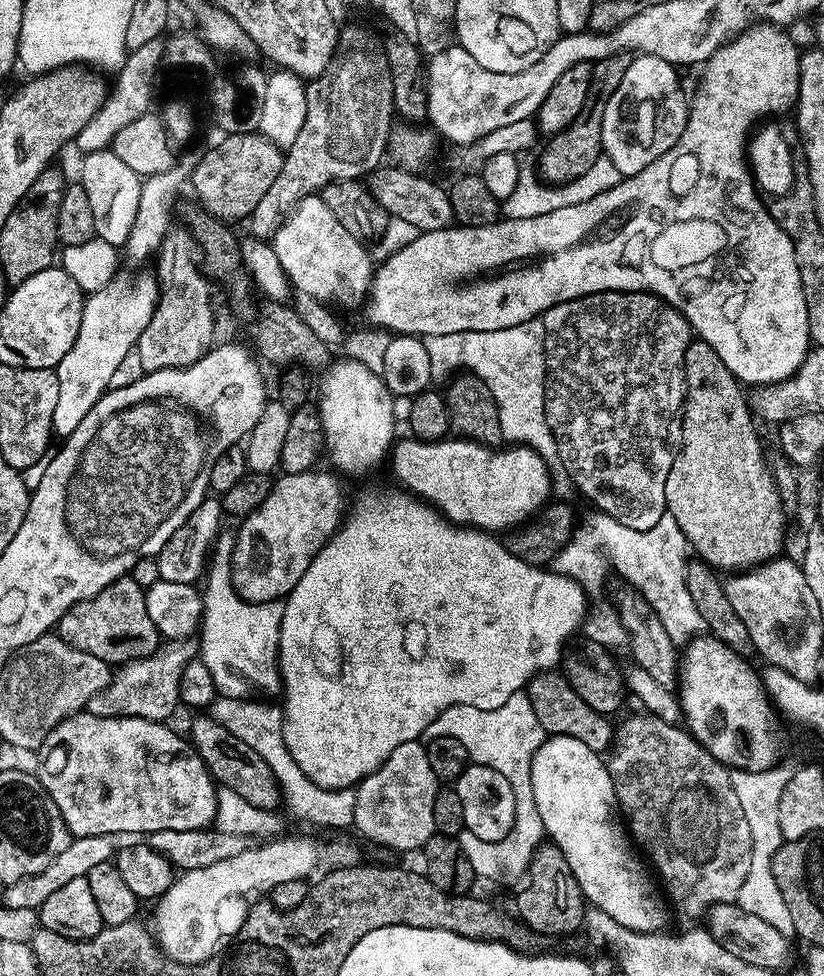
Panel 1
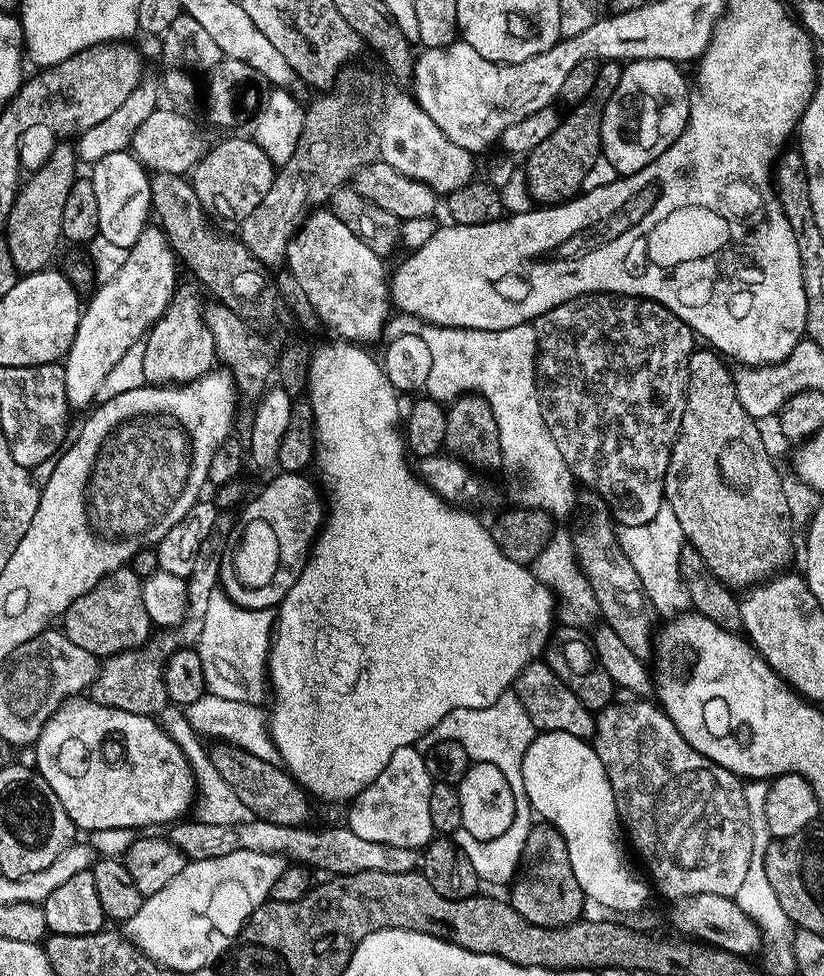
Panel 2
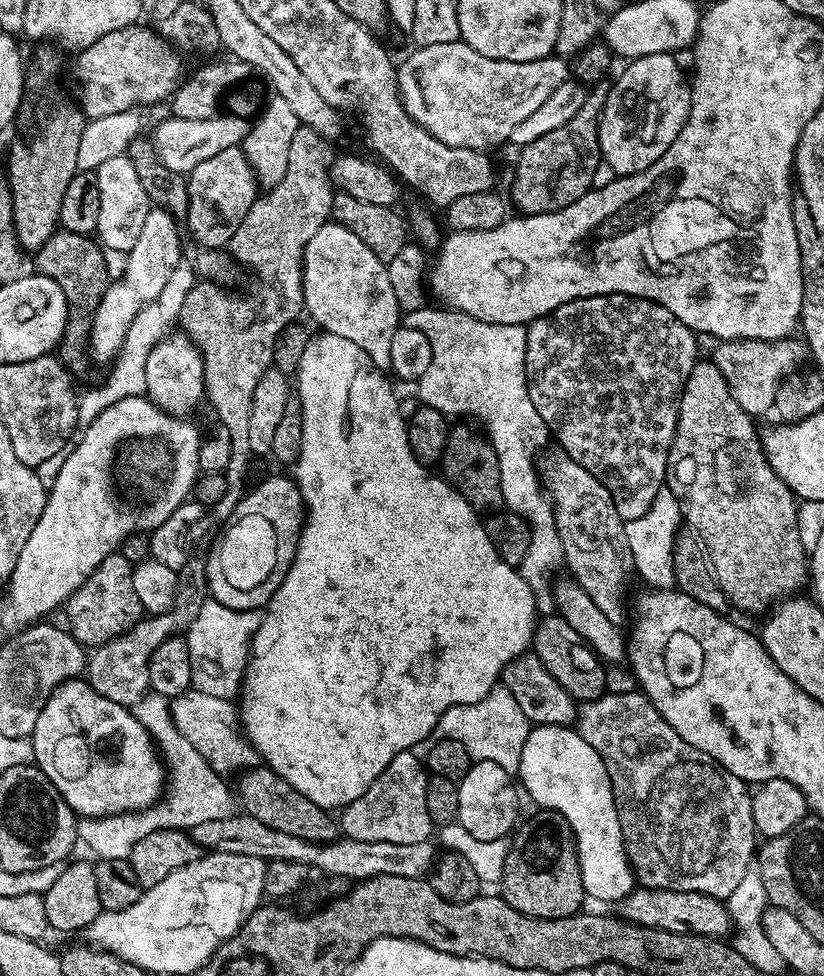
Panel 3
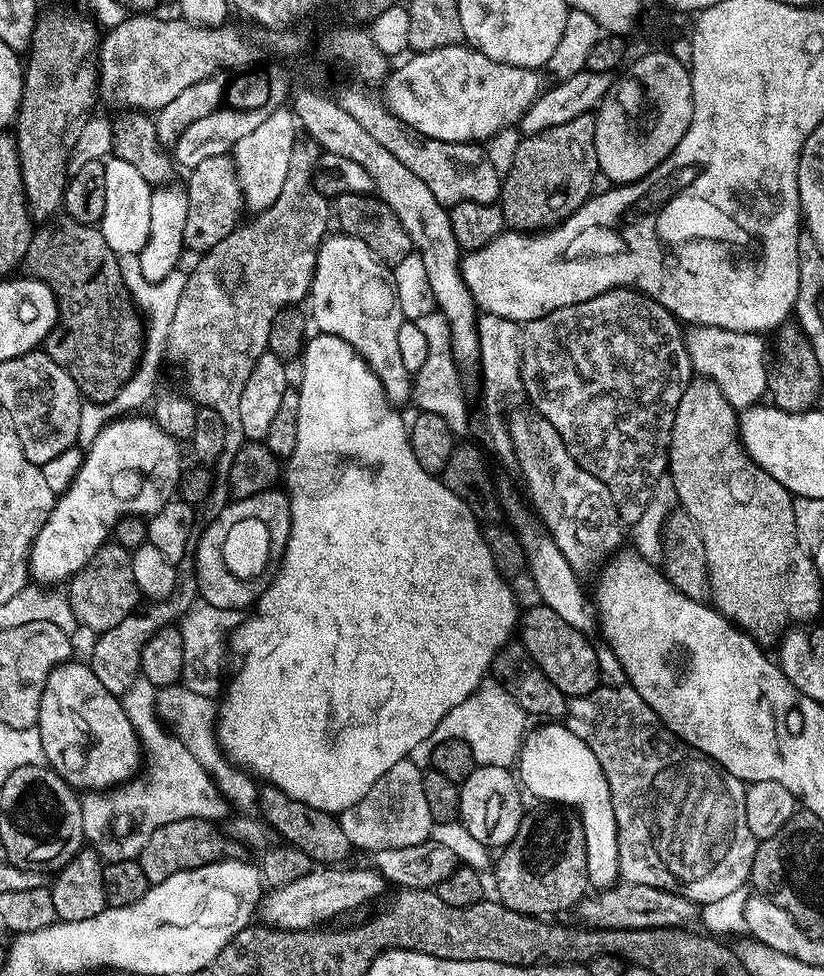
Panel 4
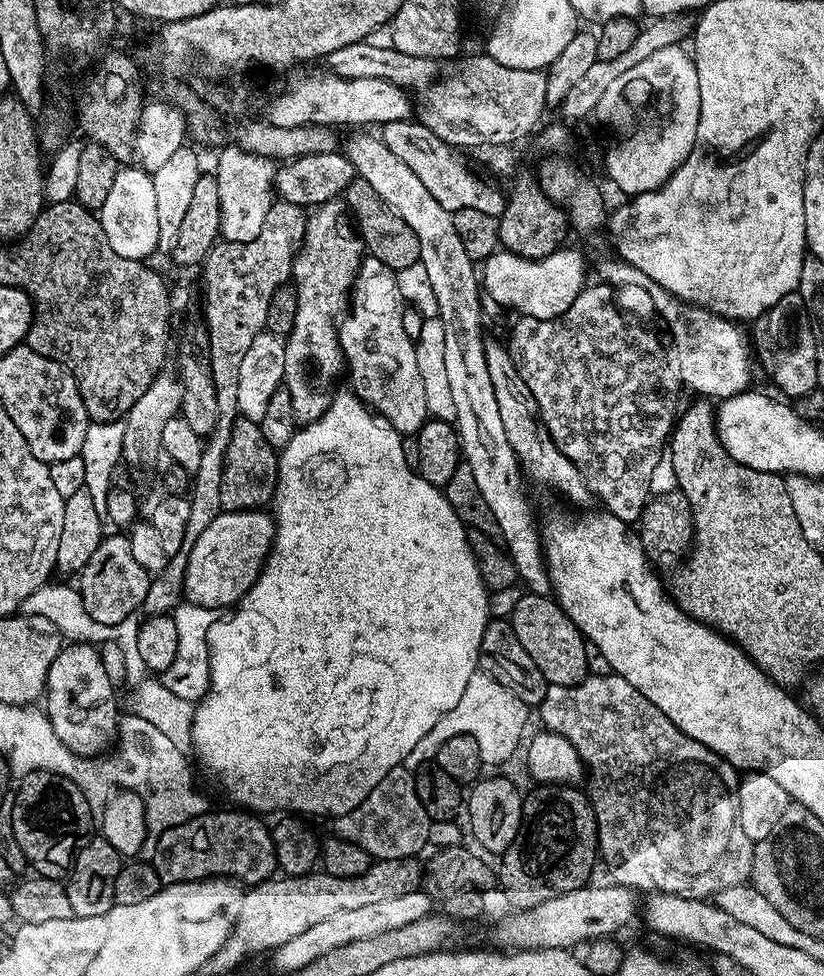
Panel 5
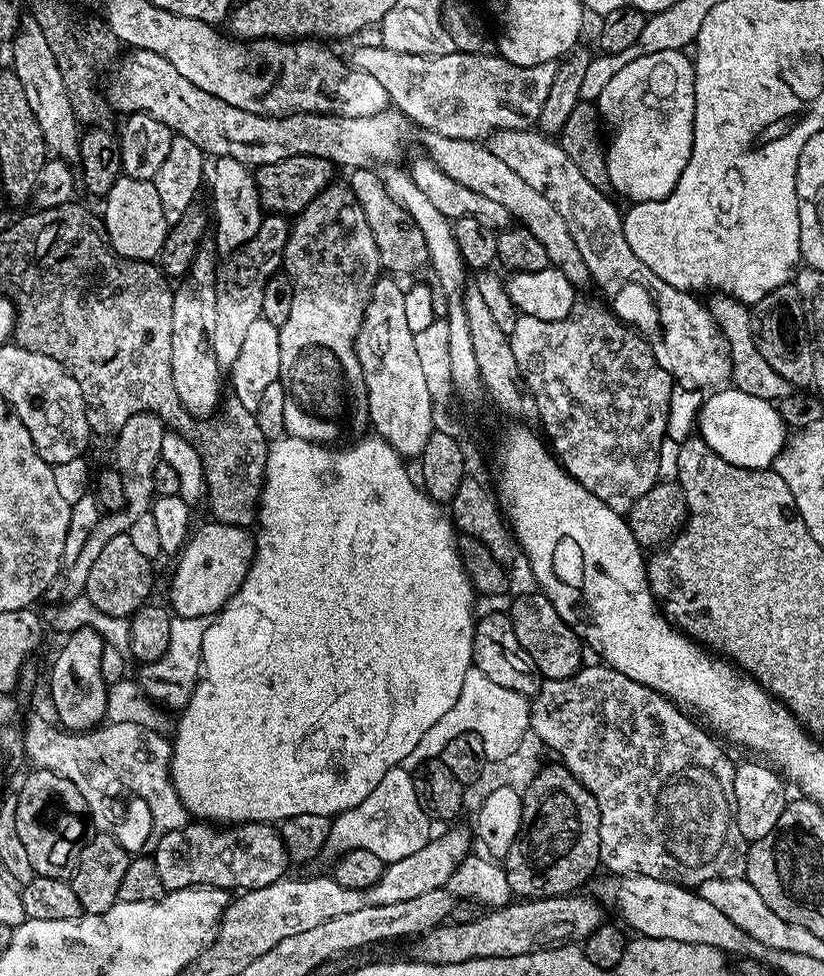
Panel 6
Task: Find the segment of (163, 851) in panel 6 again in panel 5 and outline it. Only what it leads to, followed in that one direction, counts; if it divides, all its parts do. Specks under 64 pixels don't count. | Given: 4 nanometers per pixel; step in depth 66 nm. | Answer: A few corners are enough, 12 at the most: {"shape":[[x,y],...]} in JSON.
{"shape":[[209,810],[156,839],[161,885],[273,879],[269,825]]}

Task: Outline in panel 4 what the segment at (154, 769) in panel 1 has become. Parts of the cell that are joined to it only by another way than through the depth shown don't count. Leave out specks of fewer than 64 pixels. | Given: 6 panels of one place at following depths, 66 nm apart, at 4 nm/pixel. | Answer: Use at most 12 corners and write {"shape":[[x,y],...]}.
{"shape":[[87,663],[48,675],[42,754],[69,784],[127,781],[140,741]]}

